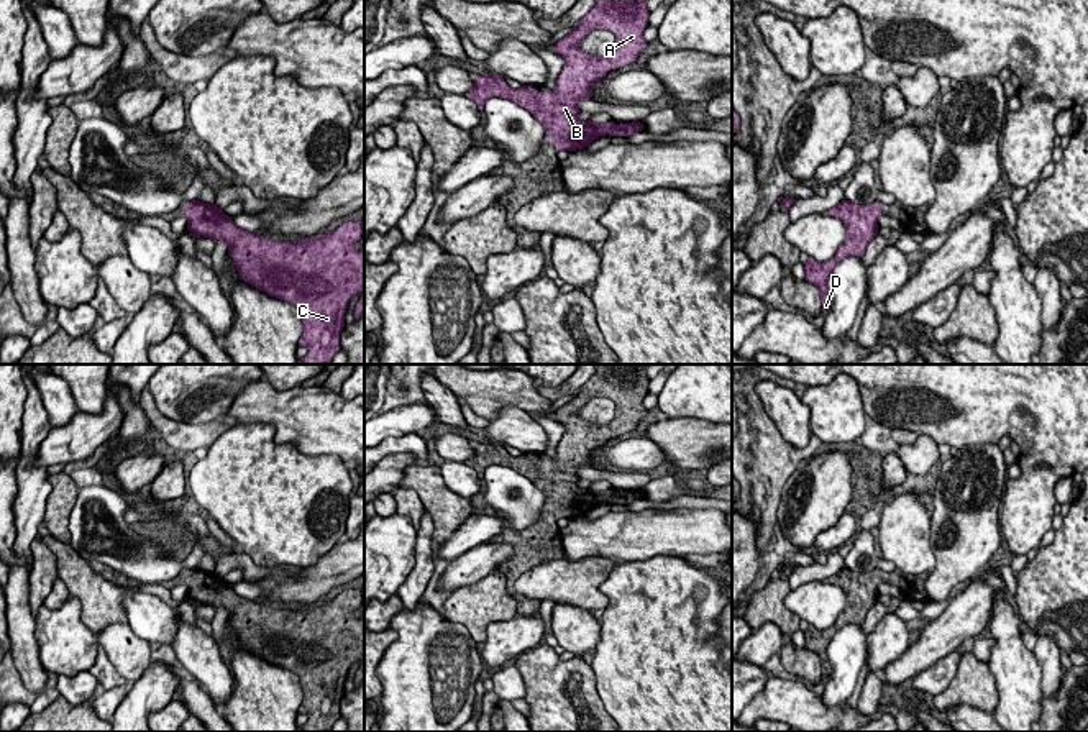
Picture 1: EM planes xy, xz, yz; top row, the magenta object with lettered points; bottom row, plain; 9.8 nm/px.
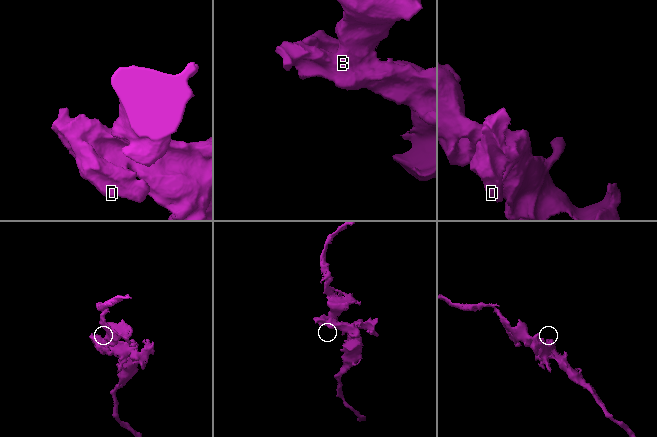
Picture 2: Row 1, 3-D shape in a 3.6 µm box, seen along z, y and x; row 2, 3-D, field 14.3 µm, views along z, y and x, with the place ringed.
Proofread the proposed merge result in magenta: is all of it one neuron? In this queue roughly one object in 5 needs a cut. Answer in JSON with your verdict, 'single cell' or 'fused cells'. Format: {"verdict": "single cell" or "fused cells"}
{"verdict": "single cell"}

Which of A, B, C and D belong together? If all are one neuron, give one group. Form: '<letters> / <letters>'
A B C D

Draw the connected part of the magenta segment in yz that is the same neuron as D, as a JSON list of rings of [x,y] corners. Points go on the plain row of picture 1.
[[[842,568],[837,574],[827,578],[827,584],[837,584],[843,589],[847,606],[829,630],[819,630],[811,624],[804,630],[806,648],[821,658],[822,679],[830,676],[829,643],[842,627],[848,624],[863,625],[868,611],[878,602],[876,588],[881,584],[881,574],[880,570],[862,574]]]

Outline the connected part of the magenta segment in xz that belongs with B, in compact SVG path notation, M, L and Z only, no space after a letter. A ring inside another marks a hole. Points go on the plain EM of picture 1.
M596 364L594 376L581 386L576 396L556 409L553 420L565 427L556 446L555 460L537 460L530 453L512 456L499 441L474 443L474 456L464 464L478 476L491 464L507 466L530 479L546 499L551 512L561 519L584 517L601 502L630 504L643 499L642 489L597 492L578 486L579 469L592 466L591 453L601 448L610 437L619 437L637 428L648 409L643 399L648 394L650 379L642 364ZM594 397L615 397L615 414L609 423L591 423L578 415Z

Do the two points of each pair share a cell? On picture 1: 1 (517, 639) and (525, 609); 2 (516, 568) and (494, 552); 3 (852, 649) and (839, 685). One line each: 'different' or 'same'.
1: different
2: different
3: same

